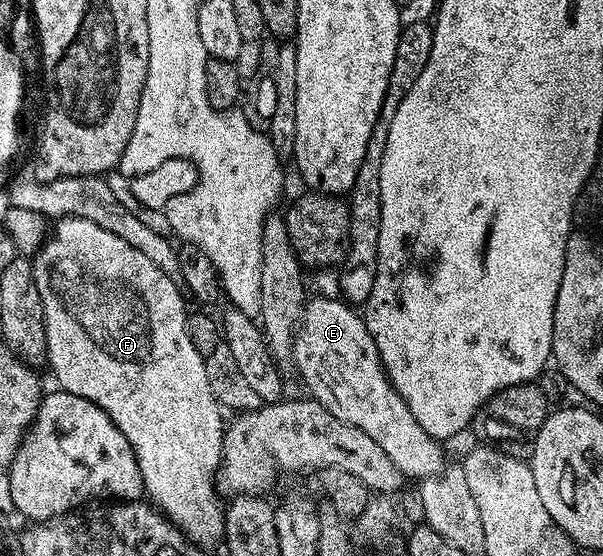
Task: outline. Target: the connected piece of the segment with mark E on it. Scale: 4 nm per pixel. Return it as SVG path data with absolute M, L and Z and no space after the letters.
M315 296L306 303L305 317L295 332L293 366L299 369L312 399L333 412L337 420L361 428L397 464L404 479L422 480L443 473L443 450L413 420L413 412L388 380L377 344L363 323L363 314L339 298Z

